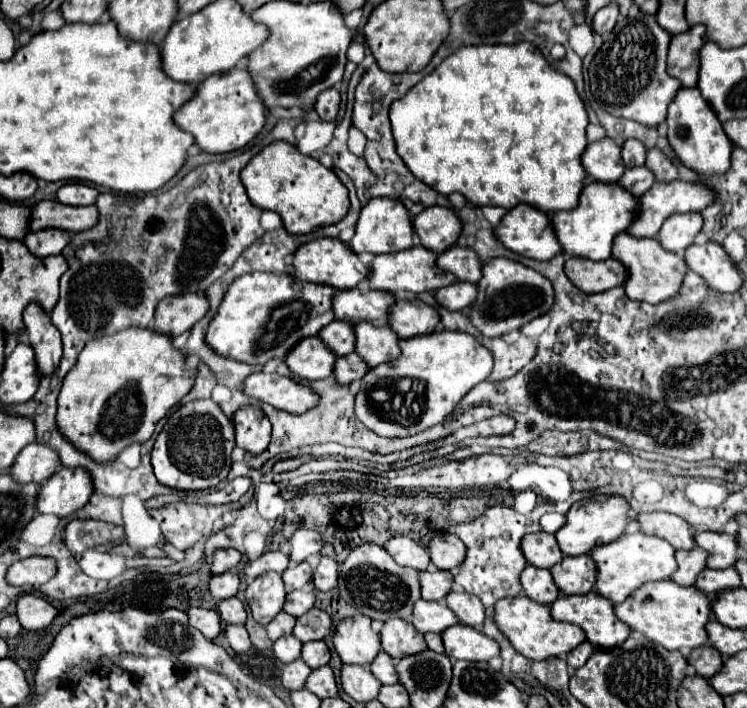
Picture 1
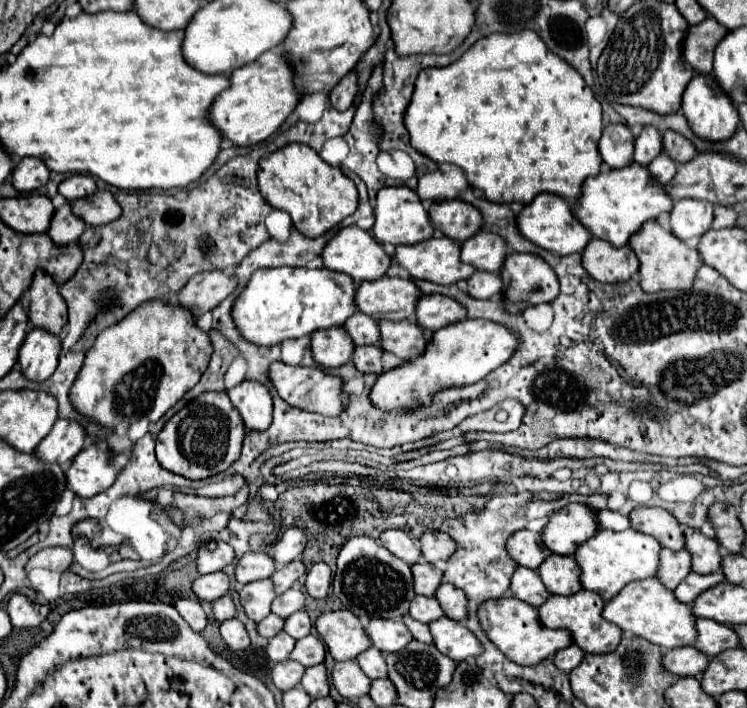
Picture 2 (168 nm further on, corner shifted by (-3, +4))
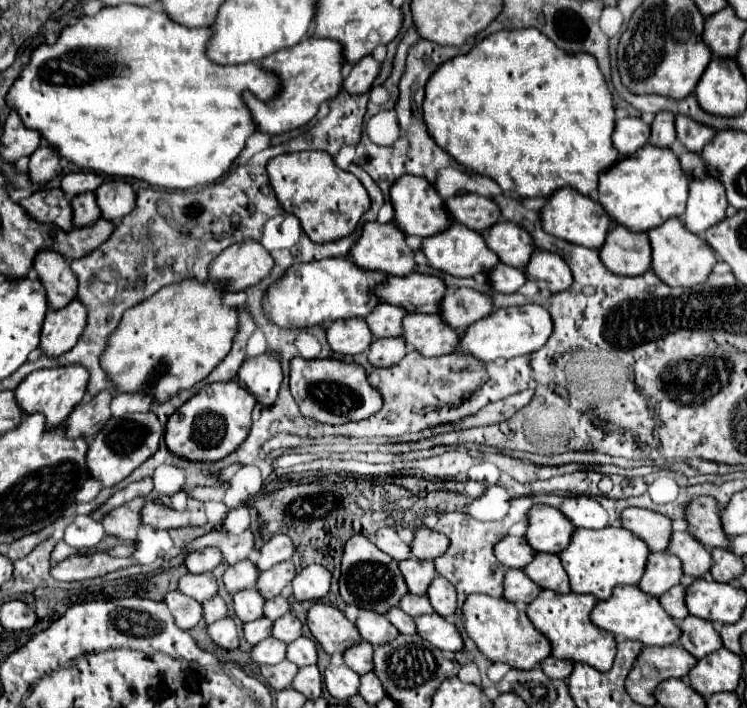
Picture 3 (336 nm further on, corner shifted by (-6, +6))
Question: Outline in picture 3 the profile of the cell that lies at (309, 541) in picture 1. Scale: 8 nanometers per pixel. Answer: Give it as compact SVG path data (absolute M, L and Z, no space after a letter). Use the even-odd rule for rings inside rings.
M278 533L274 535L270 541L264 543L264 547L260 549L260 559L256 561L256 567L260 571L270 569L272 565L280 563L280 561L288 561L294 555L294 543L288 535Z

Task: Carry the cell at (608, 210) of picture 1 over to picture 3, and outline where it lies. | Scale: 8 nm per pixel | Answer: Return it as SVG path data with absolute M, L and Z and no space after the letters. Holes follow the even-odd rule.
M644 145L636 151L638 155L622 157L618 163L612 167L604 169L598 179L598 203L608 211L610 219L616 225L628 227L630 231L650 231L658 225L662 225L668 217L680 217L686 209L686 199L688 199L688 179L680 171L680 163L676 155L670 149L660 149L654 145Z

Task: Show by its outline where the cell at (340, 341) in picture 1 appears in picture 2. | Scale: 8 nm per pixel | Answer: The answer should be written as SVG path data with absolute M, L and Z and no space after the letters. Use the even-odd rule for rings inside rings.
M357 311L349 321L345 321L345 329L349 331L355 345L375 345L379 343L379 321Z

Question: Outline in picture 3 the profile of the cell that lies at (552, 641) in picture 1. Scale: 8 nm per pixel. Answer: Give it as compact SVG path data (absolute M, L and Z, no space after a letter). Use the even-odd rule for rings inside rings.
M470 595L462 607L462 613L466 633L492 661L502 661L516 669L532 669L552 653L552 647L548 647L548 639L544 639L544 635L540 635L540 631L532 627L532 621L528 619L526 611L520 611L514 603L508 603L506 599Z

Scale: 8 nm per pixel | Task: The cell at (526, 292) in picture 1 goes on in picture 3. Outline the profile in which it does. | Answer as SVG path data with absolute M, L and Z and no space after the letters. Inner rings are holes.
M540 249L532 253L532 259L526 265L524 273L530 281L538 283L540 289L546 289L550 293L560 293L572 285L572 273L564 259L556 253Z

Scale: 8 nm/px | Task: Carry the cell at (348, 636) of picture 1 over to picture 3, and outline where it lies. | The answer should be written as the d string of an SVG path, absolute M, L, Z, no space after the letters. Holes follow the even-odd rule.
M314 603L308 611L308 627L314 639L330 655L344 653L348 647L362 643L360 633L346 615L328 603Z

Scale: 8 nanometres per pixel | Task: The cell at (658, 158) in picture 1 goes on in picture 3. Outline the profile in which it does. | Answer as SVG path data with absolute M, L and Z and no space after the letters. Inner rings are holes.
M684 115L676 117L676 137L692 153L700 153L712 141L714 135L716 131L710 127L704 127Z

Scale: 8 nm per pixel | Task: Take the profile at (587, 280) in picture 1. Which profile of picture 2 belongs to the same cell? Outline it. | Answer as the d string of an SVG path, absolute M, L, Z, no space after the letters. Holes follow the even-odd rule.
M597 237L585 247L583 265L601 283L621 283L639 271L639 259L629 245L613 247L609 241Z

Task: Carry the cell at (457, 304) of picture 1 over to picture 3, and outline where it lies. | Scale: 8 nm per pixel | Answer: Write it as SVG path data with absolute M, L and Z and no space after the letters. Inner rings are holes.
M498 263L490 275L488 275L490 283L492 283L492 289L498 291L498 293L514 293L520 285L526 283L526 275L522 269L516 269L516 267L510 267L510 265L504 265L504 263Z

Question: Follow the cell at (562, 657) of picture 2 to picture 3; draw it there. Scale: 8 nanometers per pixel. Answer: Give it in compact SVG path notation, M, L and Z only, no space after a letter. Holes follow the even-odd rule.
M550 655L542 661L542 671L552 679L566 679L572 673L572 665L574 665L572 661L556 659L554 655Z

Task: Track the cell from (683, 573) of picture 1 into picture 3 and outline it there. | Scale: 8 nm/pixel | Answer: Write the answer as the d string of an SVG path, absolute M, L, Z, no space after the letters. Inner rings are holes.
M666 551L664 553L652 553L648 557L646 573L638 585L646 593L660 597L668 589L678 585L682 581L682 575L684 575L684 571L682 571L680 559L676 559L674 555L666 555Z

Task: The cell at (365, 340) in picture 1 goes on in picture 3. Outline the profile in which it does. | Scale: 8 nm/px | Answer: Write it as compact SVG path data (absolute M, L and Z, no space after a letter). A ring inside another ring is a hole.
M406 315L404 341L424 357L448 355L458 345L458 331L450 329L438 315Z

